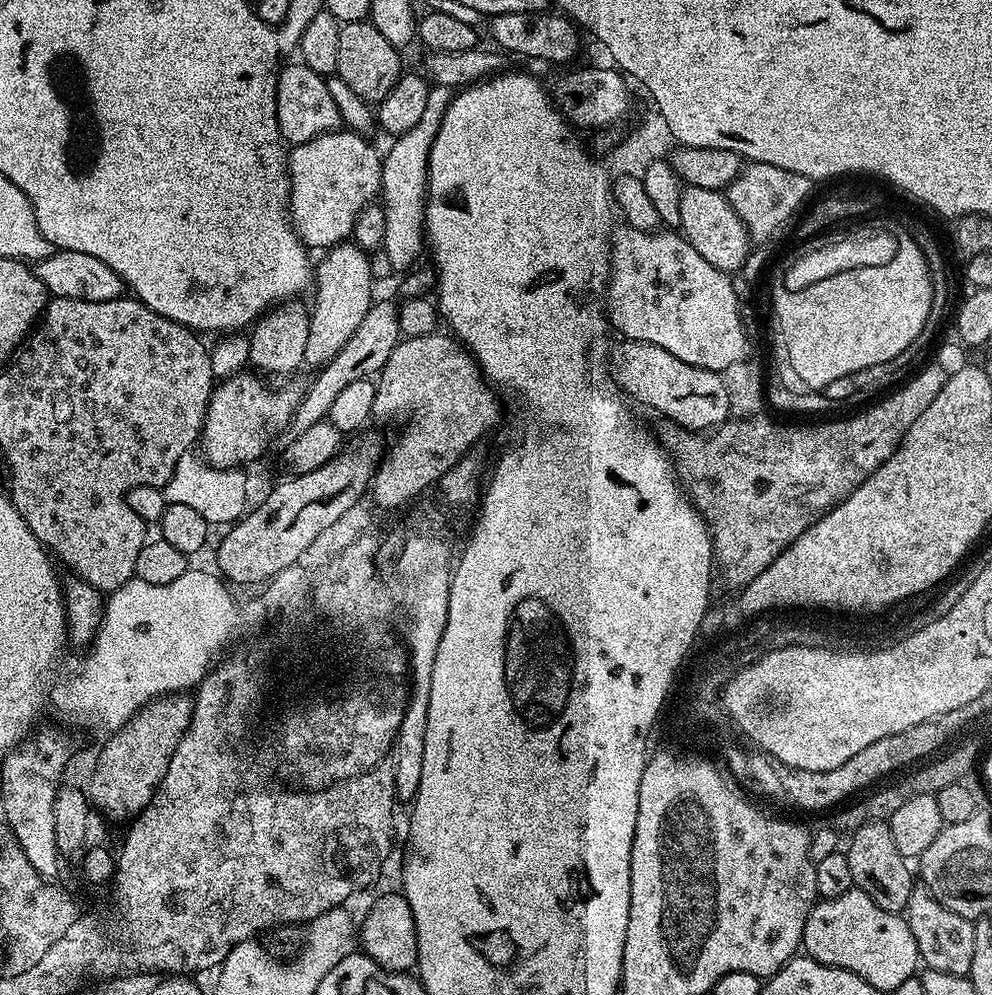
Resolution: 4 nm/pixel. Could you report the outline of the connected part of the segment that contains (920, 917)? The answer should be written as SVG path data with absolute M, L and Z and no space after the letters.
M923 886L913 887L910 902L906 909L906 919L910 926L910 934L914 934L914 942L920 951L920 958L931 971L955 976L968 976L974 962L974 938L976 924L962 918L962 914L954 914L946 910L946 906L938 903L931 892Z

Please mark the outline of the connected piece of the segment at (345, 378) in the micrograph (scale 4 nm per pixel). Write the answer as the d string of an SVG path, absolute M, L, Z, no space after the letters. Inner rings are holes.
M388 300L382 301L381 304L380 301L373 303L366 318L362 320L362 326L358 326L358 330L354 332L350 342L323 370L315 373L316 381L309 386L308 393L299 397L296 410L292 413L291 435L293 437L301 436L319 420L325 419L330 406L334 406L334 398L338 398L338 394L342 394L342 390L346 390L346 386L350 386L350 382L379 373L383 369L384 363L390 358L390 354L394 354L394 350L401 342L400 313L397 305L395 303L392 305Z

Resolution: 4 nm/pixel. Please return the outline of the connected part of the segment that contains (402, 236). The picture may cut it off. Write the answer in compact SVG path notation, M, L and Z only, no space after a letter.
M441 84L433 85L428 91L426 109L422 112L422 117L411 130L404 132L392 142L392 148L388 154L385 153L383 159L383 182L380 195L384 210L382 248L383 251L386 250L389 264L396 270L402 270L401 272L415 265L413 263L419 258L422 248L425 249L426 246L424 207L427 204L429 152L453 95L453 89Z

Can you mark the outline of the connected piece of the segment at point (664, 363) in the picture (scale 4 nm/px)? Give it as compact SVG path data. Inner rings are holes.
M624 342L621 349L617 353L617 375L620 376L620 380L624 382L625 388L628 391L633 392L634 398L636 399L637 405L643 406L644 404L648 408L653 408L656 412L661 412L668 420L673 420L681 429L684 430L713 430L719 427L723 422L727 421L730 416L730 399L729 395L726 394L725 383L721 379L716 379L714 373L707 371L704 368L698 366L690 366L686 362L682 362L678 358L674 358L674 354L670 354L670 350L662 350L662 346L654 346L653 344L642 344L639 342Z

